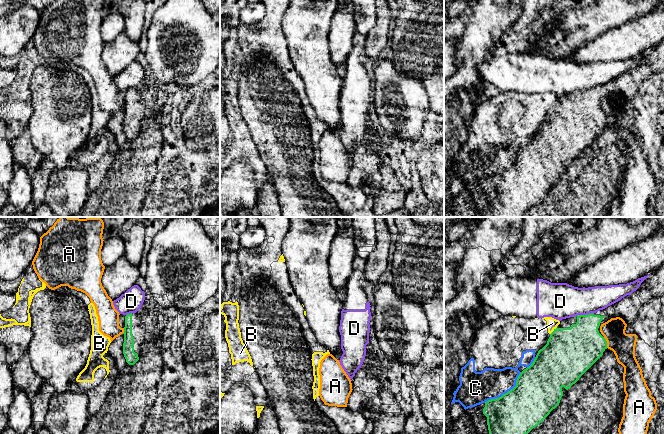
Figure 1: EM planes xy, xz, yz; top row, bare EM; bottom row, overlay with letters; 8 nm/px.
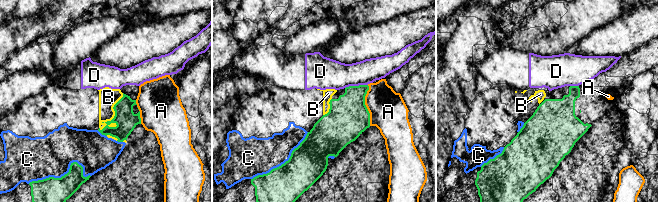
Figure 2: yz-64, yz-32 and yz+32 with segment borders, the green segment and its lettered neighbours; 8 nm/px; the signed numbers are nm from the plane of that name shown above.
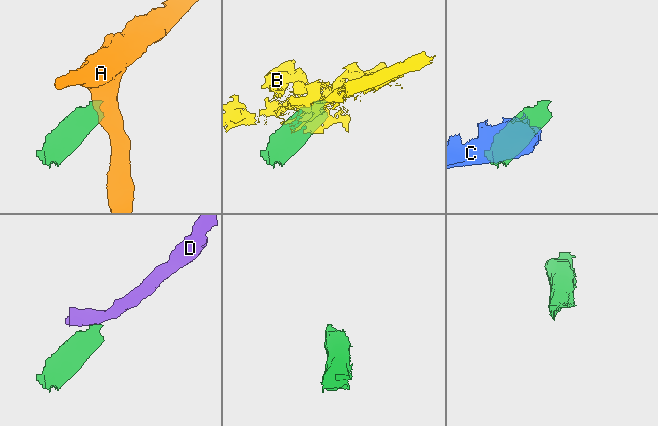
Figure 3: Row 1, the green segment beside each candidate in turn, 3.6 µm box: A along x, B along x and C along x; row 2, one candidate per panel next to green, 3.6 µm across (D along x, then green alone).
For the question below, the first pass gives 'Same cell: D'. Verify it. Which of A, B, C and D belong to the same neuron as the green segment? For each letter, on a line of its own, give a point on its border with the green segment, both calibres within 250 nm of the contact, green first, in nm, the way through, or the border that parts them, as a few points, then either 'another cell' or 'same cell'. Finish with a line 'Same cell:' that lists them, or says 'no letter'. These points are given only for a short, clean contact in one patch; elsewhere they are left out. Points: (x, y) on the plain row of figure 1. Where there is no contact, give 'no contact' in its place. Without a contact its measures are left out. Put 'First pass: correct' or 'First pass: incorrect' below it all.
A: yz (606, 118) | 360/190 nm | along yz (603, 113), (607, 123) | another cell
B: yz (553, 107) | 400/90 nm | along yz (556, 103), (550, 110) | another cell
C: yz (507, 168) | 380/260 nm | another cell
D: yz (584, 91) | 340/280 nm | along yz (593, 89), (576, 91) | another cell
Same cell: no letter
First pass: incorrect

